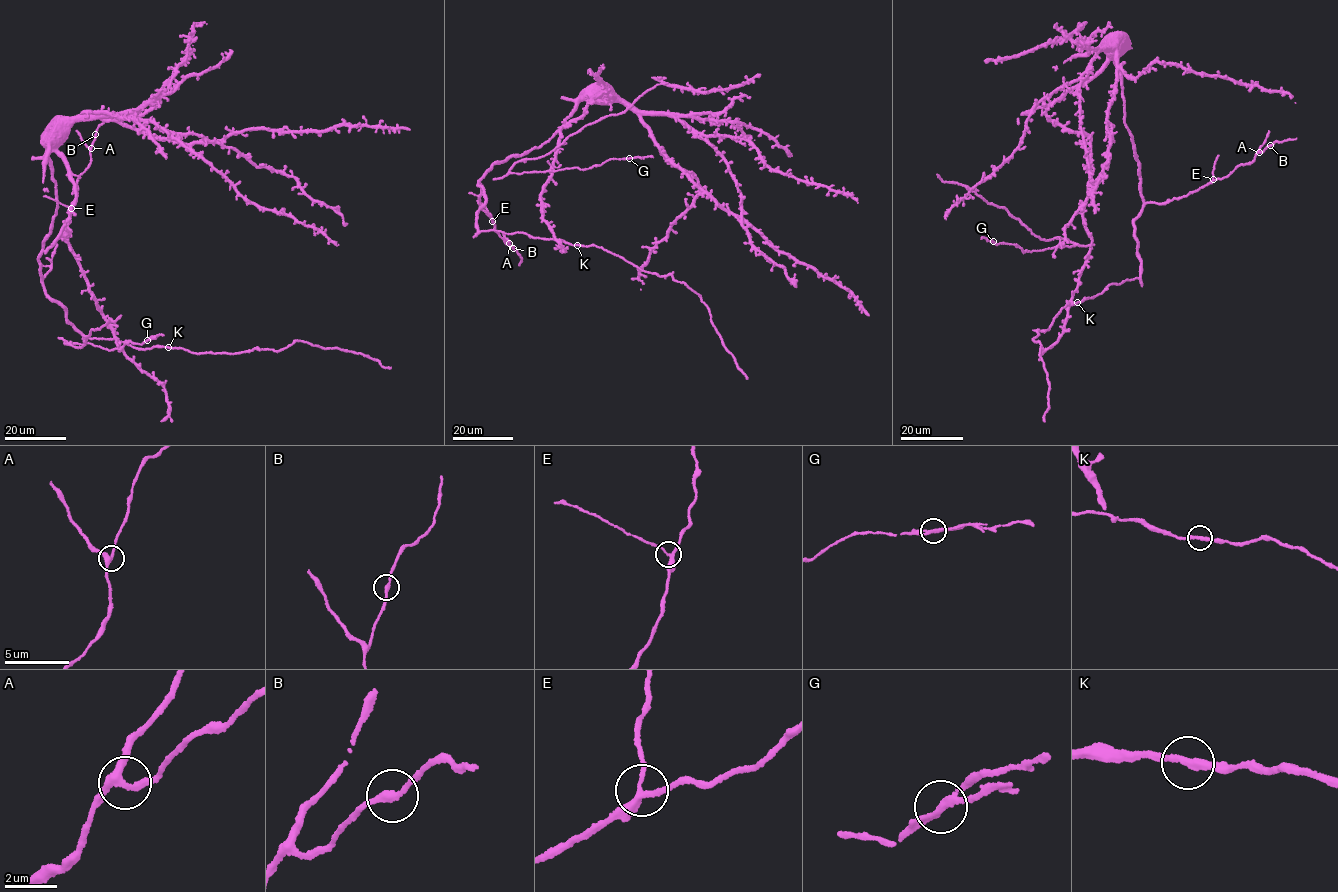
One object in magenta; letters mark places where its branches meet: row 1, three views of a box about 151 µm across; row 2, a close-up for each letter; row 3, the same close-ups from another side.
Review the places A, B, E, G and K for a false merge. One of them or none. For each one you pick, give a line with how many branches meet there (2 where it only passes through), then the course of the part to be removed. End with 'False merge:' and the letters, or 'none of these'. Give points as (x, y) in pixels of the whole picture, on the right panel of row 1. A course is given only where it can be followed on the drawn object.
G: 3 branches meet
False merge: G

